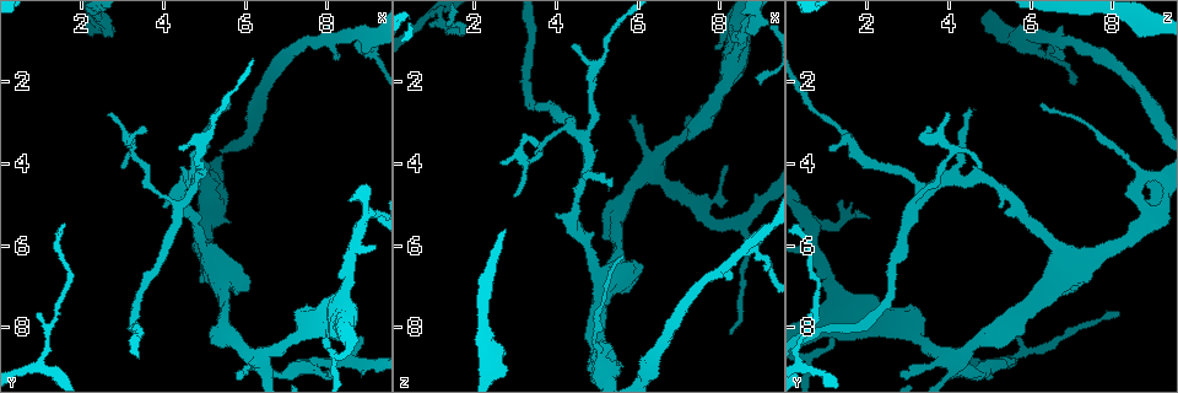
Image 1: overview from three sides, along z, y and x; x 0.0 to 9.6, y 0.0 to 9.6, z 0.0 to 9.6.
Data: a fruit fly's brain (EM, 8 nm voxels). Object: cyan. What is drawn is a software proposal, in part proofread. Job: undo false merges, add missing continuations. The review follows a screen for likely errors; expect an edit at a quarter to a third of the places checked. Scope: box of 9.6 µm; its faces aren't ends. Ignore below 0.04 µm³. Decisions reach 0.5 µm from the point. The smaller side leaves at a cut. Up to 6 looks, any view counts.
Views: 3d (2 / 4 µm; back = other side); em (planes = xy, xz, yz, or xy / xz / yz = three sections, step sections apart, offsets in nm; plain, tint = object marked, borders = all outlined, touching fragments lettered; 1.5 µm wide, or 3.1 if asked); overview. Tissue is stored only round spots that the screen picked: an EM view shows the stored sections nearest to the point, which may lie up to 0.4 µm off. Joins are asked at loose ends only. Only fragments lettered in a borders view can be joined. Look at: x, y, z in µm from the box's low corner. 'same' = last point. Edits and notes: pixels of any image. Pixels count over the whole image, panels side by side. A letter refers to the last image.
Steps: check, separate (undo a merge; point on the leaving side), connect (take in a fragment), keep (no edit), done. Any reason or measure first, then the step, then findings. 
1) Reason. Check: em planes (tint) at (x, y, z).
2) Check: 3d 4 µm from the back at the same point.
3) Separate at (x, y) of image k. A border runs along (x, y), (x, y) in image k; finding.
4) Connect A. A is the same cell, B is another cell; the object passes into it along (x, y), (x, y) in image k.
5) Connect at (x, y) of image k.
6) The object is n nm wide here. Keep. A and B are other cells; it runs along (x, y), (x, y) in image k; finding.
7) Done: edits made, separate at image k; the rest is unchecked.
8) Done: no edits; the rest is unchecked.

Branch point. Check: em planes (tint) at (4.75, 4.55, 3.60).

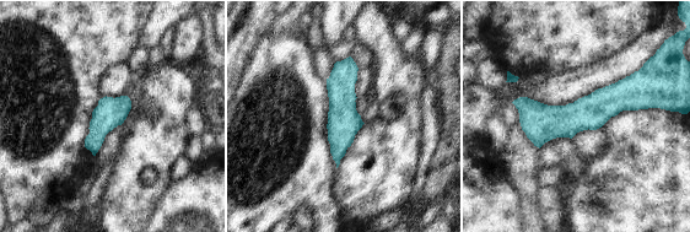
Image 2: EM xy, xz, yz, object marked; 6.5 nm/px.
Check: em planes (borders) at the same point.

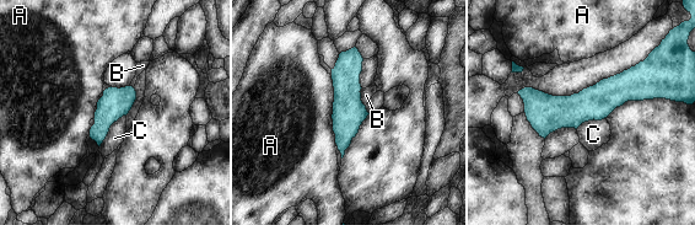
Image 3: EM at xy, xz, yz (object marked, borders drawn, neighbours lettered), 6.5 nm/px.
Keep. A, B and C are other cells; all the same neuron.

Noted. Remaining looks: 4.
Branch stops here. Check: 3d 2 µm at (4.00, 5.10, 5.25).

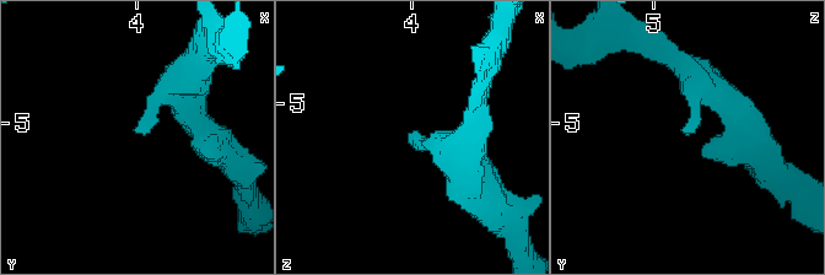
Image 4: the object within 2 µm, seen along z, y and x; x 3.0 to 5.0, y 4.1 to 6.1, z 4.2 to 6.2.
Now the EM. Check: em planes (borders) at (4.02, 5.06, 5.22).

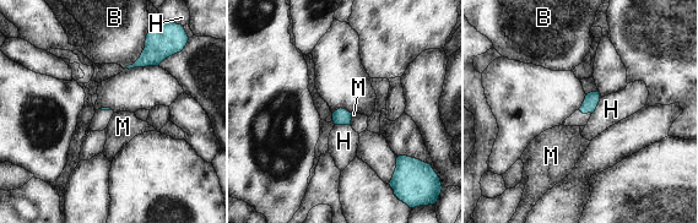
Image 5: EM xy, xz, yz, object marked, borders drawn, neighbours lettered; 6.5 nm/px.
Keep. B, H and M are other cells; a border runs along (352, 113), (350, 124) in image 5; none of them fits.

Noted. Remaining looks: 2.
Narrows sharply. Check: em planes (borders) at (5.50, 7.60, 5.90).

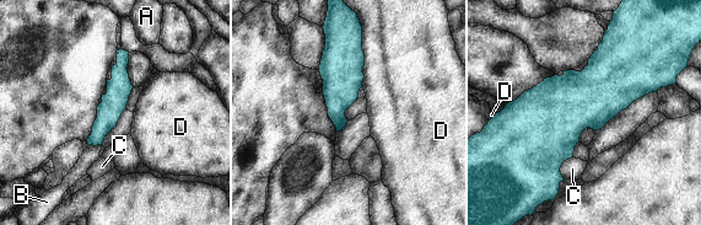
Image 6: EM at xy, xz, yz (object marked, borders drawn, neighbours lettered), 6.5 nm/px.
Keep. A, B, C and D are other cells; it runs along (123, 53), (117, 97), (91, 142) in image 6; continuous, no second neuron.

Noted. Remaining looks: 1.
Done: no edits; the rest is unchecked.

